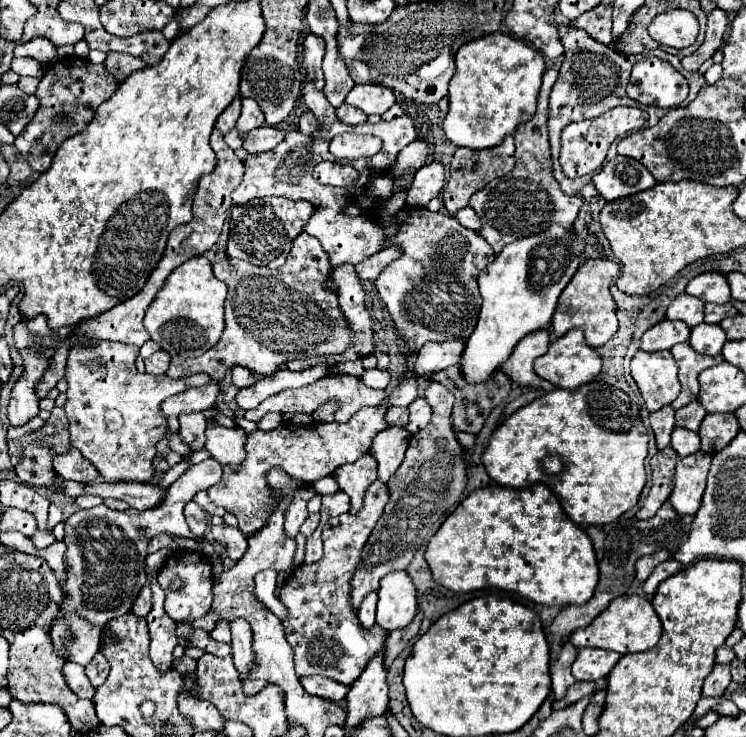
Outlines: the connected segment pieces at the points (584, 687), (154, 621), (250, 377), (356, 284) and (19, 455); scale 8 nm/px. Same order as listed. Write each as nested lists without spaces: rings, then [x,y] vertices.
[[[574,682],[562,700],[554,700],[554,702],[552,702],[552,710],[562,710],[562,708],[574,704],[576,700],[588,696],[588,694],[594,692],[594,690],[596,690],[594,682]]]
[[[158,570],[154,572],[154,578],[150,580],[150,586],[152,586],[152,610],[146,616],[146,620],[148,620],[148,628],[150,628],[150,658],[152,658],[154,666],[162,674],[166,674],[166,670],[172,670],[172,650],[178,644],[178,640],[176,640],[176,622],[162,608],[162,604],[164,604],[164,590],[158,586],[156,574],[158,574]]]
[[[234,366],[232,368],[232,384],[236,386],[236,388],[248,388],[248,386],[252,386],[252,384],[256,384],[258,382],[258,378],[256,378],[256,374],[252,374],[250,370],[246,370],[246,368],[242,368],[242,366]]]
[[[352,264],[338,266],[332,274],[332,280],[338,286],[338,306],[346,314],[350,330],[356,332],[354,345],[352,344],[350,350],[342,352],[336,358],[342,362],[364,358],[374,350],[374,330],[372,330],[372,318],[364,306],[364,288],[356,278]]]
[[[62,408],[52,410],[52,416],[46,422],[46,428],[52,428],[52,430],[50,432],[34,432],[34,434],[28,434],[20,440],[10,440],[8,442],[10,462],[12,462],[14,472],[18,474],[18,478],[24,480],[26,484],[40,486],[40,488],[52,488],[56,494],[62,494],[60,484],[56,480],[56,474],[52,472],[52,458],[58,452],[68,452],[70,450],[70,440],[68,440],[68,432],[66,432],[68,420],[66,420],[66,414],[64,414]]]

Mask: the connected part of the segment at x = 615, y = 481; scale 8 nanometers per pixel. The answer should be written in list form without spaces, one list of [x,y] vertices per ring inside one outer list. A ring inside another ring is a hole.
[[[592,380],[576,390],[556,388],[516,410],[492,432],[490,444],[482,454],[482,462],[488,476],[500,486],[528,488],[532,484],[546,484],[550,490],[554,490],[554,494],[562,502],[562,508],[576,524],[602,526],[614,522],[618,516],[636,506],[646,484],[646,454],[648,436],[638,414],[638,404],[630,400],[630,396],[622,390],[600,380]],[[546,456],[558,456],[562,460],[560,474],[552,476],[544,470]]]

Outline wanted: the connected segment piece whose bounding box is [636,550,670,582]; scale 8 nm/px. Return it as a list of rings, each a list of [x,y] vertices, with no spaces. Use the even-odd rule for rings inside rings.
[[[660,550],[660,552],[656,552],[656,554],[642,556],[642,558],[636,562],[636,578],[638,578],[640,582],[644,582],[644,580],[650,576],[650,572],[652,572],[658,564],[662,564],[662,560],[666,560],[666,558],[670,558],[670,552],[668,552],[668,550]]]

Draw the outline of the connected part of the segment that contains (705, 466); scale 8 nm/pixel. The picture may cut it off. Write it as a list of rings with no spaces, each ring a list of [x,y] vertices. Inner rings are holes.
[[[698,450],[696,454],[690,454],[688,458],[680,458],[676,464],[676,486],[670,494],[668,502],[672,508],[686,516],[694,516],[700,508],[700,500],[706,488],[706,476],[710,470],[712,456]]]

